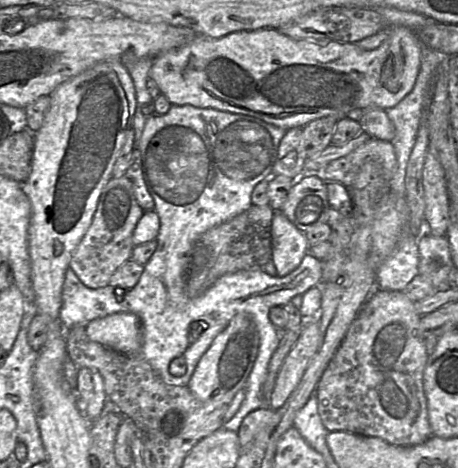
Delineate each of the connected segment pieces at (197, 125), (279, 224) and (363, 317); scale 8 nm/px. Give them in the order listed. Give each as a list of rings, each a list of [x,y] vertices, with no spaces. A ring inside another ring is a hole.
[[[171,105],[165,114],[148,117],[136,148],[141,153],[145,184],[154,199],[154,210],[160,218],[160,229],[156,238],[157,248],[145,264],[138,283],[128,290],[110,285],[96,289],[89,288],[69,267],[65,273],[59,313],[59,318],[66,330],[75,326],[86,327],[90,321],[110,314],[134,313],[140,319],[142,327],[142,347],[138,356],[147,361],[166,383],[188,387],[186,375],[181,378],[173,377],[168,365],[174,359],[183,357],[186,362],[186,372],[192,369],[194,360],[196,361],[202,352],[207,351],[217,336],[217,331],[222,328],[218,326],[222,310],[217,304],[218,300],[229,292],[229,288],[224,288],[220,295],[218,292],[211,297],[205,297],[202,294],[189,298],[186,295],[184,274],[189,264],[190,251],[206,231],[251,207],[252,191],[259,182],[272,173],[279,144],[286,132],[282,128],[253,116],[213,108],[198,108],[192,105]],[[199,319],[207,326],[199,326],[200,338],[195,343],[187,345],[185,341],[183,342],[184,330]]]
[[[275,212],[272,220],[272,261],[279,277],[295,270],[307,254],[309,243],[283,213]]]
[[[374,290],[372,292],[357,317],[351,323],[345,337],[322,373],[316,386],[314,395],[317,399],[318,412],[322,423],[328,432],[346,431],[364,436],[378,437],[389,444],[402,447],[420,445],[433,436],[428,418],[427,400],[423,386],[424,370],[429,355],[427,354],[425,340],[418,336],[420,318],[421,315],[416,310],[415,302],[409,299],[403,292],[386,290]]]

